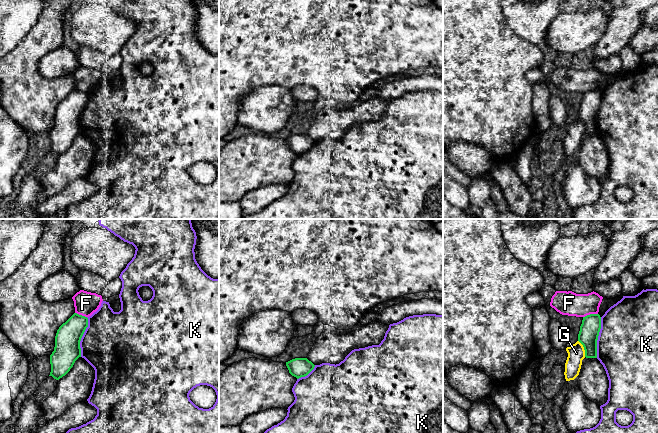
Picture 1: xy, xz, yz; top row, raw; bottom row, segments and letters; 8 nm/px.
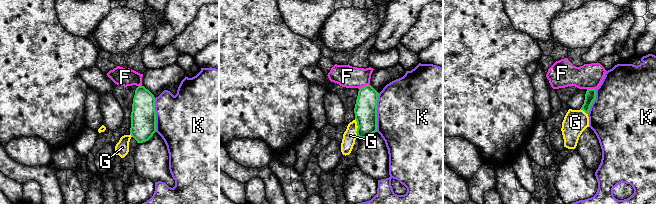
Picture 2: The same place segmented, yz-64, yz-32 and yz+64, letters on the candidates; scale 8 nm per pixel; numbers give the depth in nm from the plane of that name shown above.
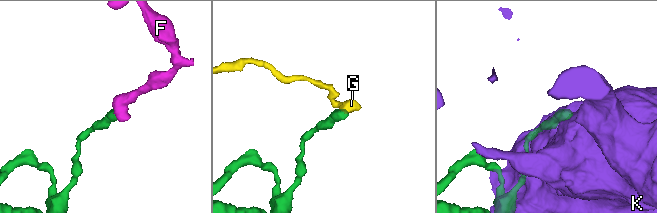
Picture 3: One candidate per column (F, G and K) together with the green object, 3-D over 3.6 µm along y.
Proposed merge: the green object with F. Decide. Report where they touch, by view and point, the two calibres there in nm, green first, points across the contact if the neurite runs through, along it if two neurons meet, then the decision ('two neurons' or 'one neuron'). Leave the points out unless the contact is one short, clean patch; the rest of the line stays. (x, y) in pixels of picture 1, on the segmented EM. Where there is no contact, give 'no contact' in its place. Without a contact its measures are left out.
meets green in yz at (590, 314); 160 nm thick on the green side, 190 nm on the other; border along yz (597, 313), (591, 313), (583, 317); two neurons

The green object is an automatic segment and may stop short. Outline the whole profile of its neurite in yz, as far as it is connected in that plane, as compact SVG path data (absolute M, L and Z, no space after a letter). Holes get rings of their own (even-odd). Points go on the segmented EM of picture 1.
M590 314L583 317L578 341L583 345L586 358L597 358L597 340L601 329L599 314Z

